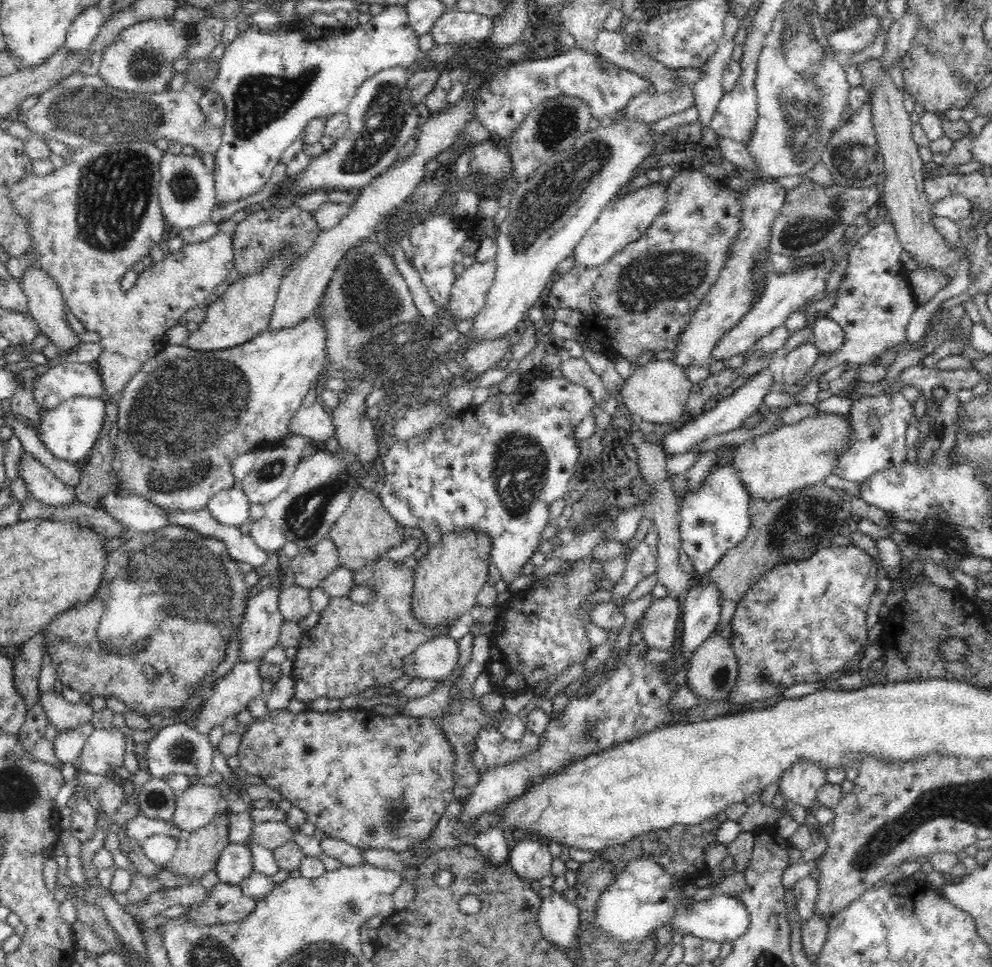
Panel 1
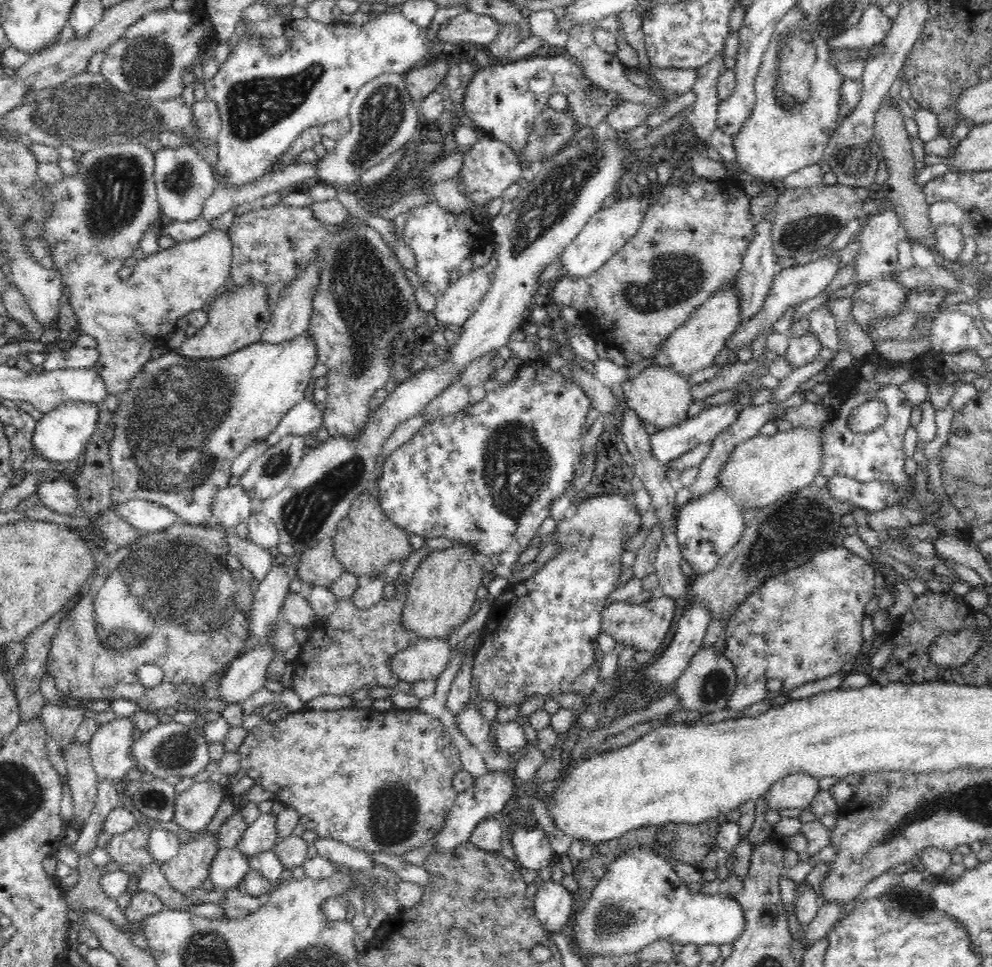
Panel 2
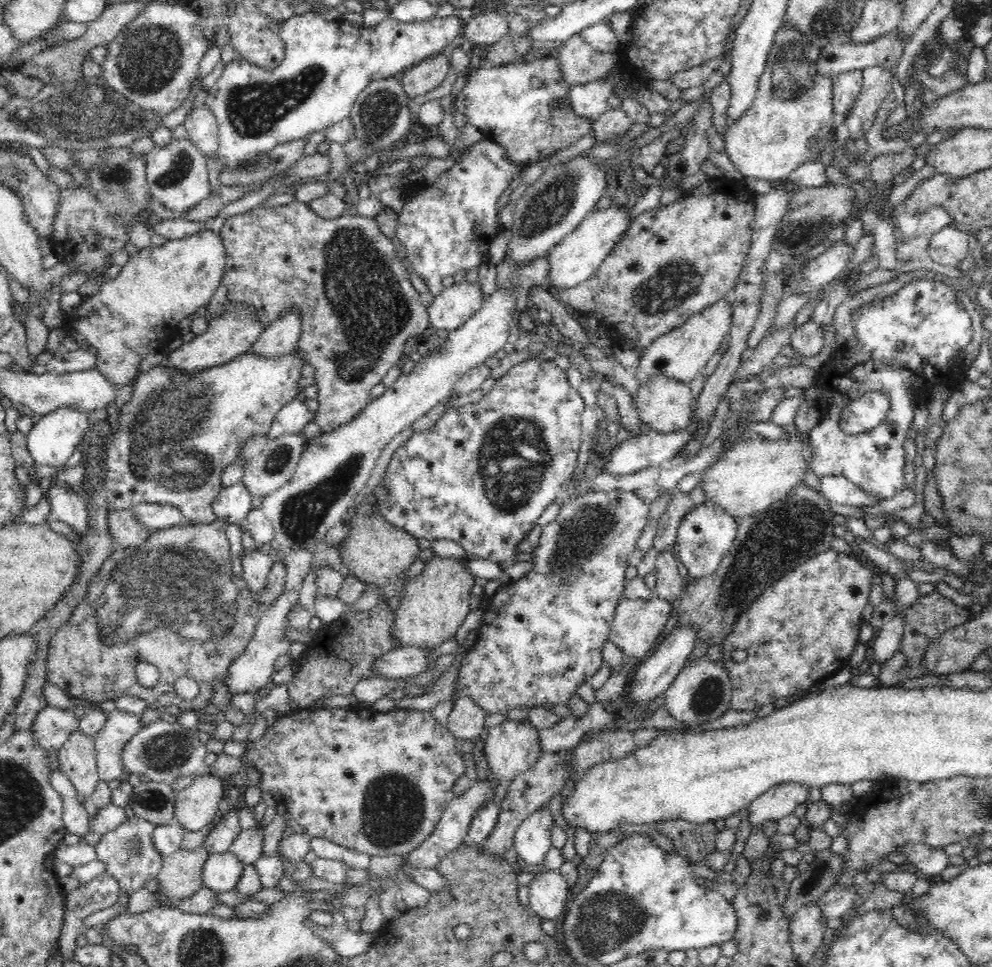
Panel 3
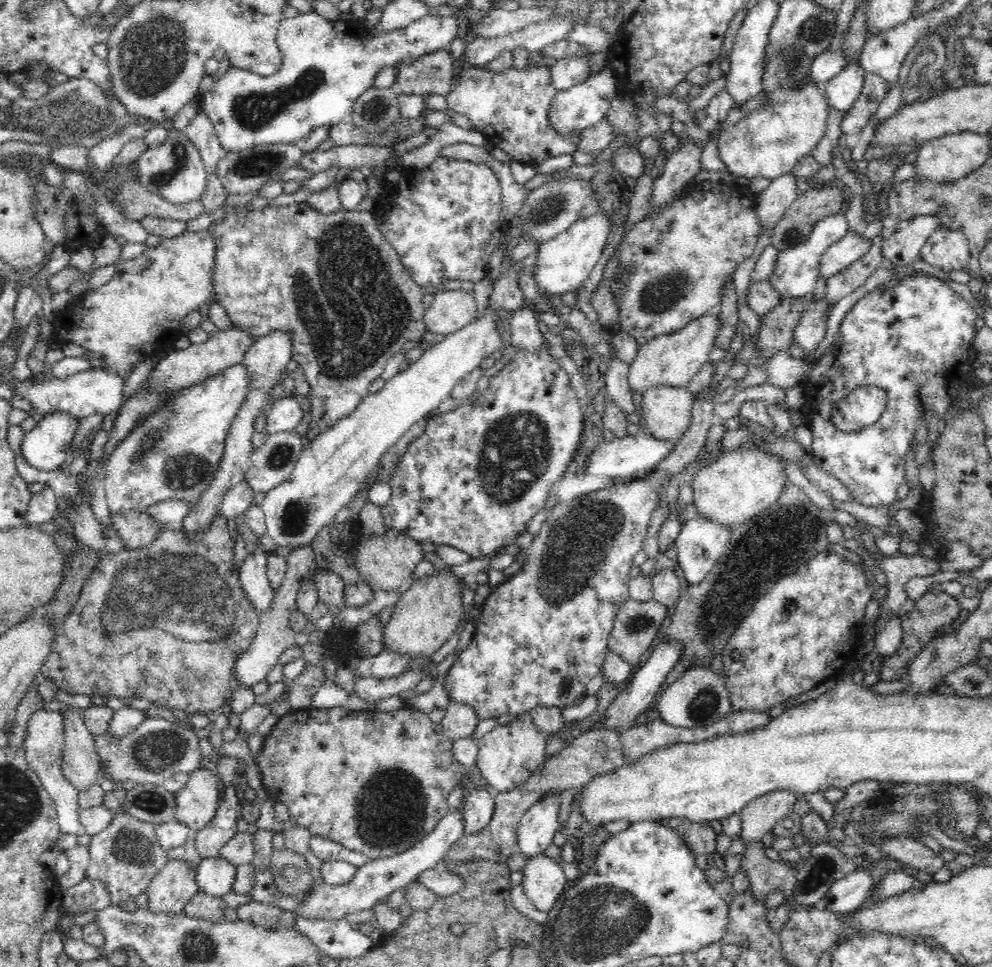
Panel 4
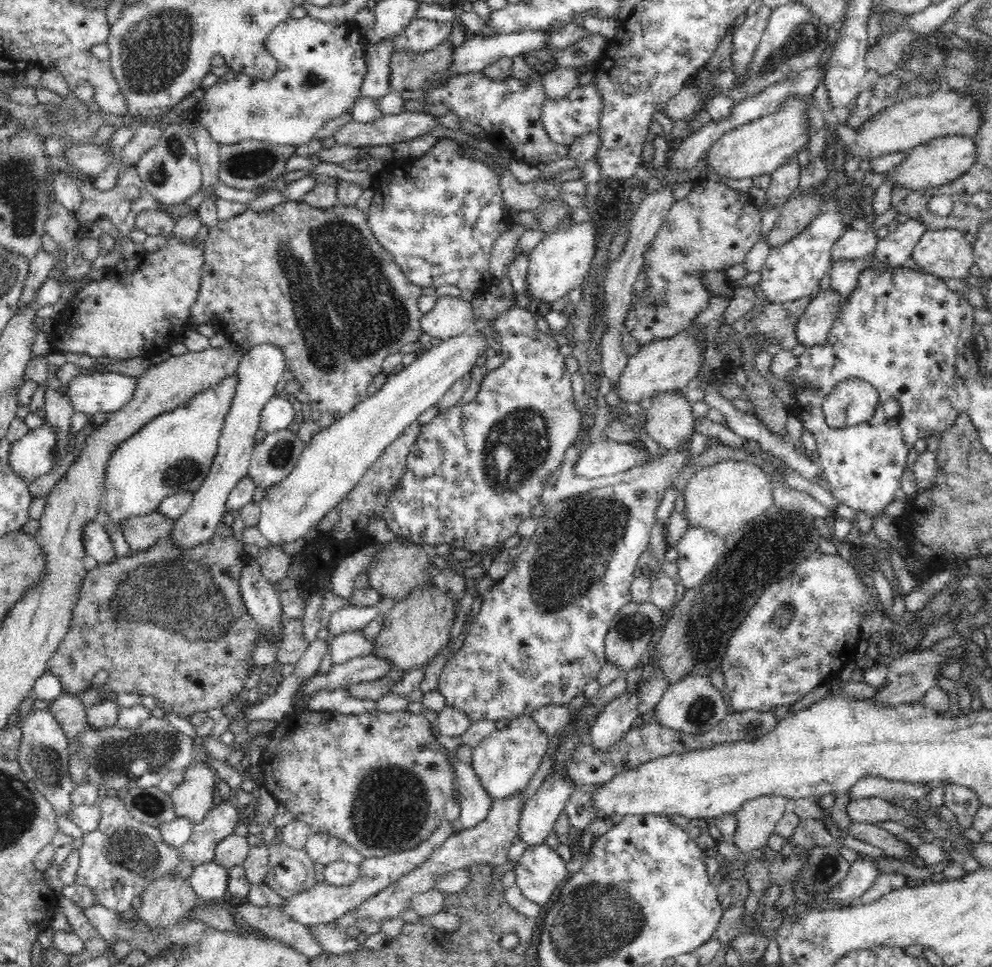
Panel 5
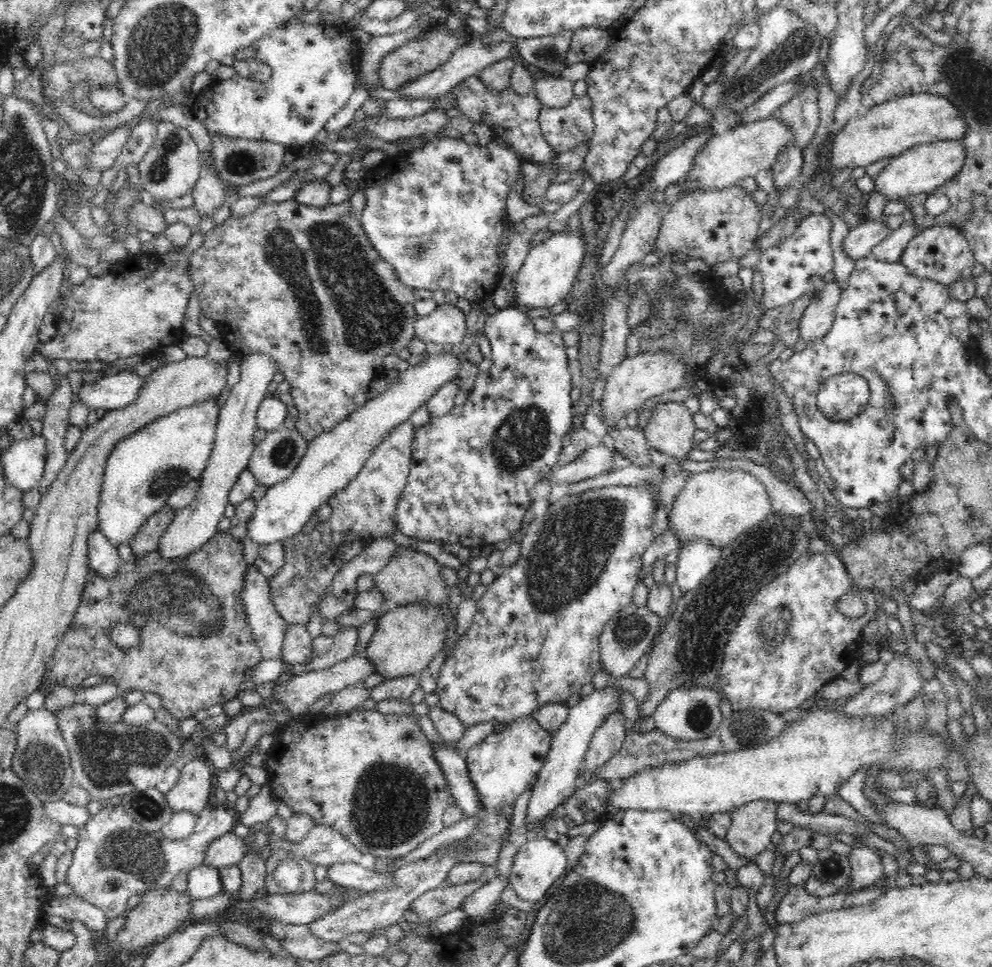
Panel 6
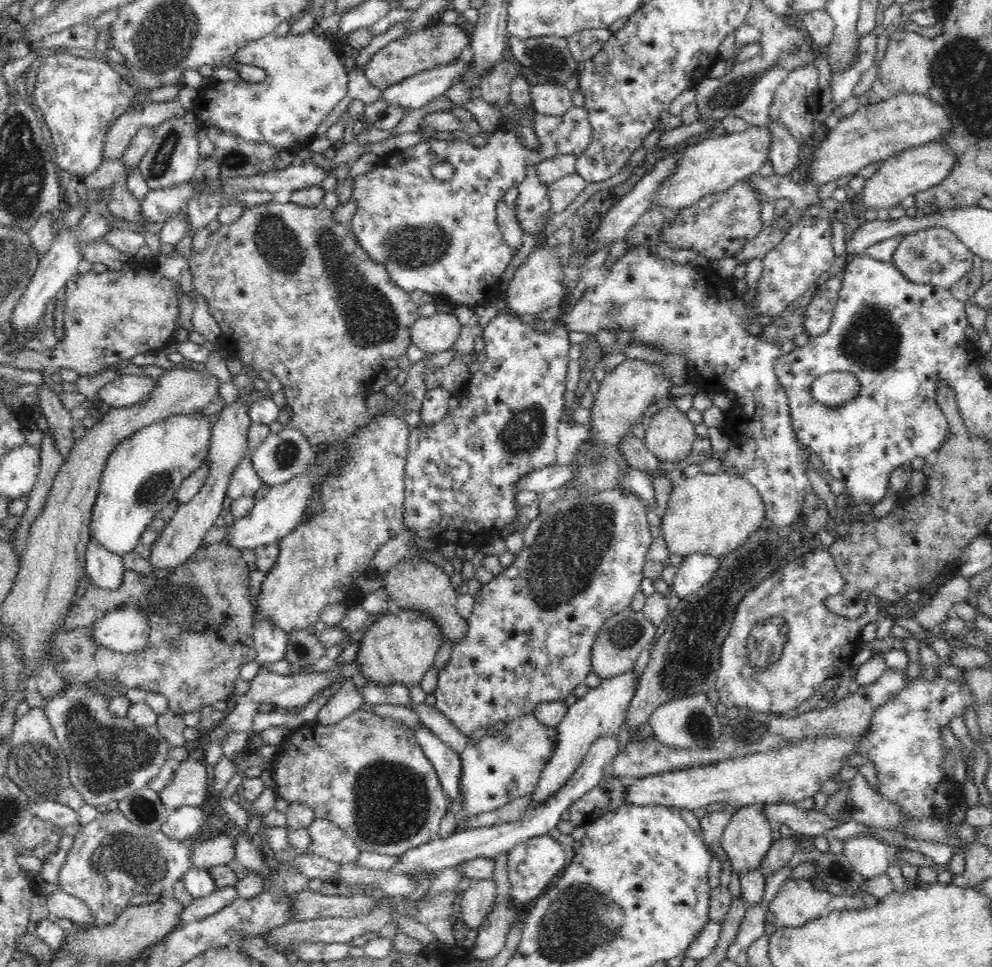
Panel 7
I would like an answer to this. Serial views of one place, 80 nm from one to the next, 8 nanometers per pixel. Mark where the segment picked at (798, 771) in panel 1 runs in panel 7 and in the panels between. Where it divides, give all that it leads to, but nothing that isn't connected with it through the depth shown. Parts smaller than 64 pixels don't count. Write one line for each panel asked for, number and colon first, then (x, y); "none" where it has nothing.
2: (798, 790)
3: (781, 801)
4: (760, 816)
5: (757, 819)
6: (750, 834)
7: (748, 837)

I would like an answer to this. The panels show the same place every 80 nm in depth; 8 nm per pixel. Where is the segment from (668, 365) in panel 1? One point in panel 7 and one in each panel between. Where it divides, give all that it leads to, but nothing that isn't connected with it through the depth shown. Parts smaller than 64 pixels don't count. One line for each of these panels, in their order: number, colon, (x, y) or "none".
2: (659, 396)
3: (665, 405)
4: (667, 410)
5: (670, 421)
6: (670, 429)
7: (669, 435)

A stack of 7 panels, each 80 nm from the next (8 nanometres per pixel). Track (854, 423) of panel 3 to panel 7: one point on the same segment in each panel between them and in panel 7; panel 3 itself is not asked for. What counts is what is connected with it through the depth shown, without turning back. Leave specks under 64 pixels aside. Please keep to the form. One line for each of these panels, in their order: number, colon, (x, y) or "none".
4: (863, 406)
5: (853, 401)
6: (841, 396)
7: (832, 389)

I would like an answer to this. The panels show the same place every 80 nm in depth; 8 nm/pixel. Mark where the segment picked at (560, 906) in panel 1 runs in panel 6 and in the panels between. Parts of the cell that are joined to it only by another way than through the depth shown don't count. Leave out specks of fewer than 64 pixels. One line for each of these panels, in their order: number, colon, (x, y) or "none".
2: (552, 903)
3: (548, 890)
4: (544, 881)
5: (540, 871)
6: (539, 864)

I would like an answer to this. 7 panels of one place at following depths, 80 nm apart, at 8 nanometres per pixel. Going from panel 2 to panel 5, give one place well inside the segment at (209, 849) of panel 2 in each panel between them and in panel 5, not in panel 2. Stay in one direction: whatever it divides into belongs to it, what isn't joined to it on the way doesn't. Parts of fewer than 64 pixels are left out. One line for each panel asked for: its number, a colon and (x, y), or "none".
3: (180, 877)
4: (171, 889)
5: (169, 900)

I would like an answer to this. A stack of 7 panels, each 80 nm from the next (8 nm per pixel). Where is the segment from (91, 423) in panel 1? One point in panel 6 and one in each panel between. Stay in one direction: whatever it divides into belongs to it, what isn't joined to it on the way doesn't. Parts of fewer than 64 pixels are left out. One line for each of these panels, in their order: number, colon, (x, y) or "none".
2: (60, 435)
3: (51, 441)
4: (45, 446)
5: (32, 456)
6: (23, 463)

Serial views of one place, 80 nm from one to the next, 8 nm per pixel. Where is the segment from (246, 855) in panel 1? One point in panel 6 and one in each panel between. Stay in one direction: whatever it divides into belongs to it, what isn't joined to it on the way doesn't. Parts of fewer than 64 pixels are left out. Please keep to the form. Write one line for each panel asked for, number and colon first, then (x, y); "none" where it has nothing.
2: (227, 870)
3: (222, 872)
4: (215, 876)
5: (209, 880)
6: (203, 882)

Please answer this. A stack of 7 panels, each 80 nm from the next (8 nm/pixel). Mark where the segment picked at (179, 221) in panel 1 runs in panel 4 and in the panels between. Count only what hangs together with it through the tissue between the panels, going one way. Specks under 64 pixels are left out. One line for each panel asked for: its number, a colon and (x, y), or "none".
2: (183, 179)
3: (177, 175)
4: (174, 171)

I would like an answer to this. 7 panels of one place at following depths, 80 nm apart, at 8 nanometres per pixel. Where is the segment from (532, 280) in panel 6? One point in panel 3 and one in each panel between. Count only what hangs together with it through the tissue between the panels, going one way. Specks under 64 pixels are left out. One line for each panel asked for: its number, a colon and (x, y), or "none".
3: (577, 257)
4: (563, 263)
5: (560, 262)

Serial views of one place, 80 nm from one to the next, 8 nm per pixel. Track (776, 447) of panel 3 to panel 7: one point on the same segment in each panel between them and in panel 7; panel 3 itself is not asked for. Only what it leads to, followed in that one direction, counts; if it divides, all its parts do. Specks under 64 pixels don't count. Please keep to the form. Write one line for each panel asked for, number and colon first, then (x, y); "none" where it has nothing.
4: (737, 486)
5: (722, 498)
6: (720, 505)
7: (714, 514)

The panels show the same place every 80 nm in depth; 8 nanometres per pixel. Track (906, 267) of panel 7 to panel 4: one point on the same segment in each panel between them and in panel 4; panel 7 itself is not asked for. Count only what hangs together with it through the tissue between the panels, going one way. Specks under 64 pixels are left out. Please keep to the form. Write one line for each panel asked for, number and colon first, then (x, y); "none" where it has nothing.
4: (946, 249)
5: (945, 253)
6: (940, 253)

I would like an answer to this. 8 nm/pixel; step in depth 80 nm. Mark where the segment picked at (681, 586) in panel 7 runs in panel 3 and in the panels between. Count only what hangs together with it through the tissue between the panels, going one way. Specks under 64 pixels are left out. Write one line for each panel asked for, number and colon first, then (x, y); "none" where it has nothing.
3: (704, 535)
4: (701, 542)
5: (699, 550)
6: (697, 560)

